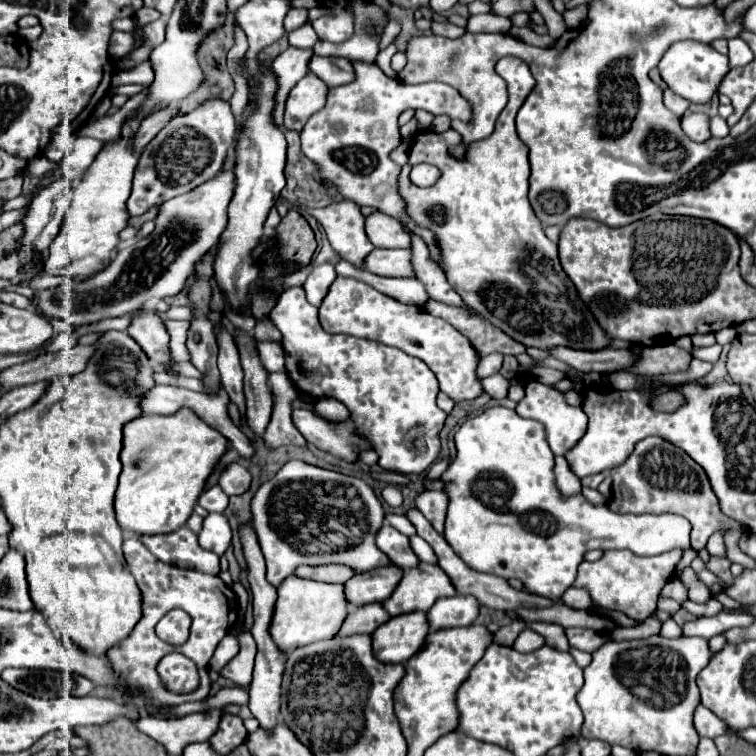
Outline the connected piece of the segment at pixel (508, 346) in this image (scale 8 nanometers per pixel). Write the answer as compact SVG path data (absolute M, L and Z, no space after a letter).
M436 300L426 302L426 312L432 316L438 316L452 324L458 332L462 332L466 338L472 340L472 346L480 352L480 356L500 352L500 354L522 354L526 352L526 346L520 342L514 342L508 334L500 332L496 326L490 326L484 322L480 314L470 314L468 310L454 308Z

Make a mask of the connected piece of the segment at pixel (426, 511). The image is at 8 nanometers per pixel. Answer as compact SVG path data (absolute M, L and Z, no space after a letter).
M426 490L416 498L416 506L418 510L428 518L428 522L444 536L444 516L446 516L446 508L448 508L448 494L446 492L438 492L438 490Z

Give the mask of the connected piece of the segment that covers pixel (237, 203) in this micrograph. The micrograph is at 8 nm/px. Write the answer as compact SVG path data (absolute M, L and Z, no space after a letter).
M240 58L238 72L252 82L252 94L250 94L250 106L252 112L244 118L242 130L234 144L234 174L236 174L236 190L232 196L232 202L228 206L228 226L222 234L222 244L218 248L216 256L216 280L218 286L224 290L232 306L244 304L244 294L248 284L258 276L258 266L252 260L252 248L256 242L260 242L262 236L262 224L274 206L274 202L280 196L280 190L284 188L284 162L286 162L286 138L284 130L276 126L272 120L276 110L276 92L278 82L276 74L270 66L260 64L258 74L250 74L246 68L246 58Z

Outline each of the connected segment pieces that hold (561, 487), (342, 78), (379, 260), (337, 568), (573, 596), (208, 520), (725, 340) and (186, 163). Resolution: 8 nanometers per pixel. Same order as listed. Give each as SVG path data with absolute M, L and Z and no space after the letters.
M564 456L556 458L556 464L554 464L554 480L556 480L558 492L560 492L564 498L572 498L572 496L576 496L576 494L582 492L582 484L580 484L580 480L570 472L568 462L566 462Z
M312 56L308 68L320 80L324 80L330 88L348 84L354 78L354 70L352 70L350 60L346 60L342 56Z
M374 248L364 258L364 270L378 276L414 276L410 266L410 250Z
M330 564L330 566L320 566L320 568L312 568L312 566L298 566L294 572L298 578L308 578L308 580L316 580L316 582L346 582L352 576L350 568L344 568L340 564Z
M576 586L568 588L568 592L564 592L562 602L564 602L566 606L572 606L572 608L582 608L582 604L592 604L588 590L586 590L586 588L582 590L582 588L576 588Z
M208 514L202 524L202 532L198 534L198 542L202 548L216 552L218 556L224 554L232 540L232 530L224 514Z
M726 327L715 333L716 342L722 346L731 343L736 338L737 332L735 327Z
M210 98L192 112L174 116L140 154L132 180L132 194L126 202L128 214L140 216L152 206L190 192L192 188L216 176L226 162L228 148L234 144L234 136L236 120L226 100Z

